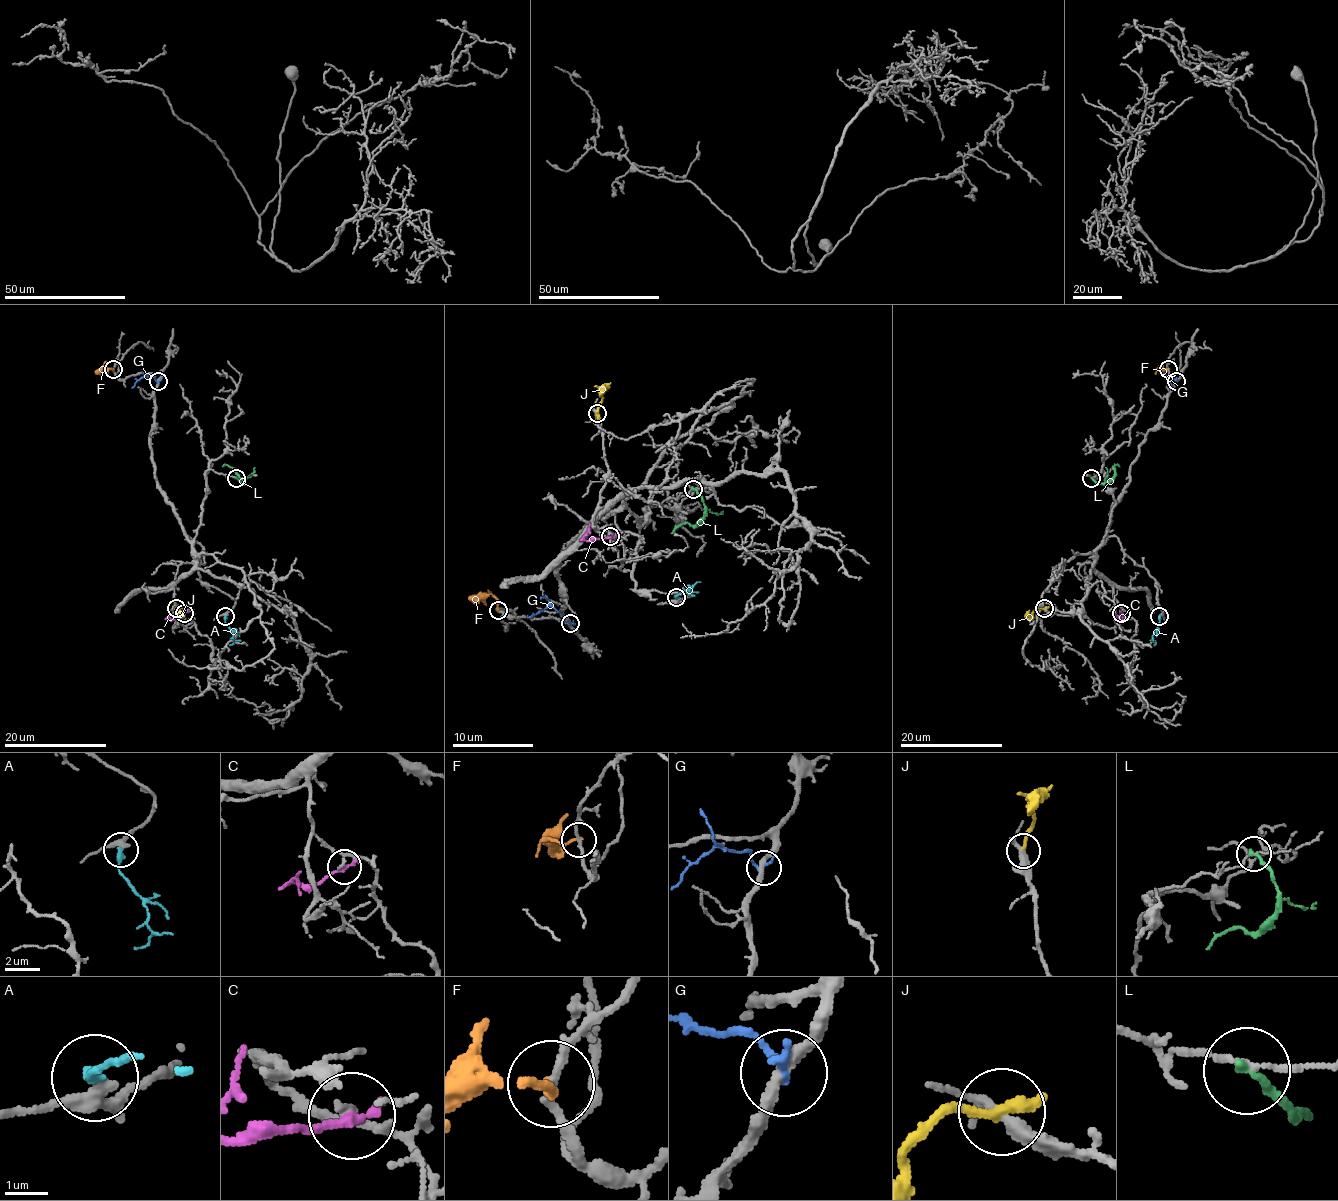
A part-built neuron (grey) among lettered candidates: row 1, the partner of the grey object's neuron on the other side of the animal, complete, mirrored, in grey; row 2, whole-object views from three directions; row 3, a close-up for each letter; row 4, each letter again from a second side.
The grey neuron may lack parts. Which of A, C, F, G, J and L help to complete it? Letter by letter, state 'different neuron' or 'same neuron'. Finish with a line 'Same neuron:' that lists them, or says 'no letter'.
A: same neuron
C: different neuron
F: different neuron
G: different neuron
J: different neuron
L: different neuron
Same neuron: A

